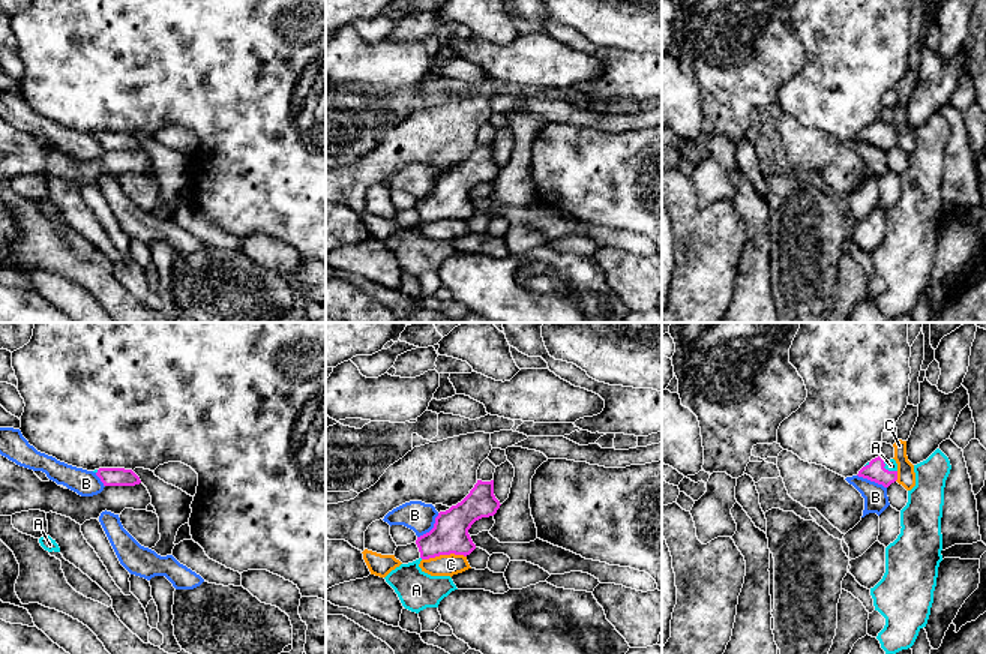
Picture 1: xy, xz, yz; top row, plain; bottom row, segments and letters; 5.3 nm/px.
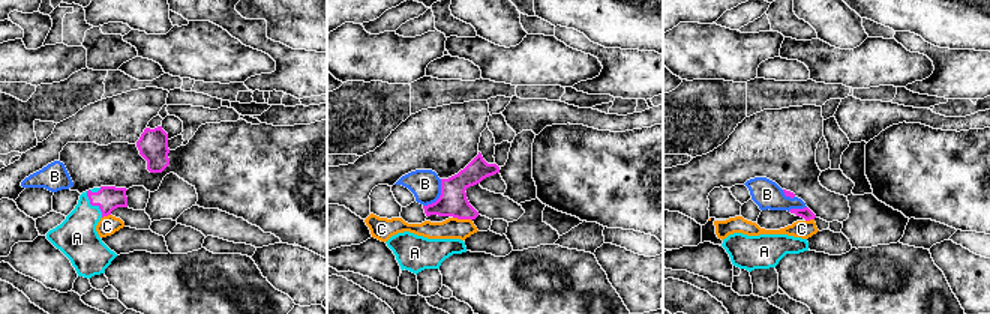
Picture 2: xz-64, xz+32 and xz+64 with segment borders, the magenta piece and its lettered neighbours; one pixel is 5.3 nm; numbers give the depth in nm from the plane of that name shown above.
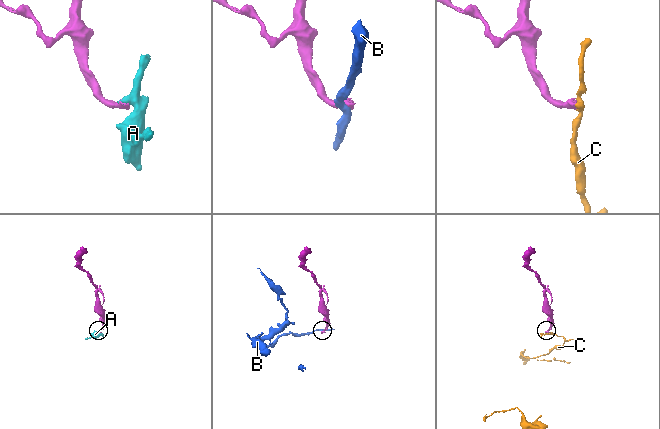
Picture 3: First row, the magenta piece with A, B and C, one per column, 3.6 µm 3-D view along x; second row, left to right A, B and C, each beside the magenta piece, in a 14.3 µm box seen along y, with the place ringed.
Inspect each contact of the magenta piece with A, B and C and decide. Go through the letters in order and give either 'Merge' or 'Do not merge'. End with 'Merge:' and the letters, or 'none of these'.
A: Merge
B: Do not merge
C: Do not merge
Merge: A

